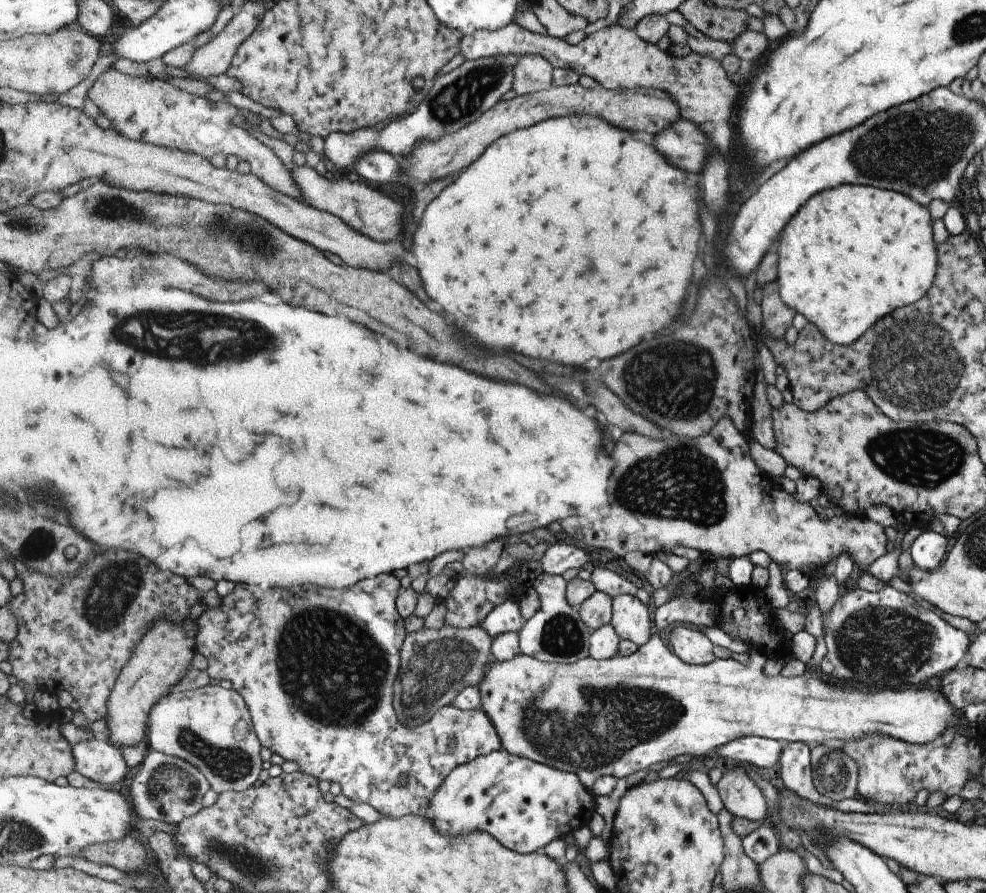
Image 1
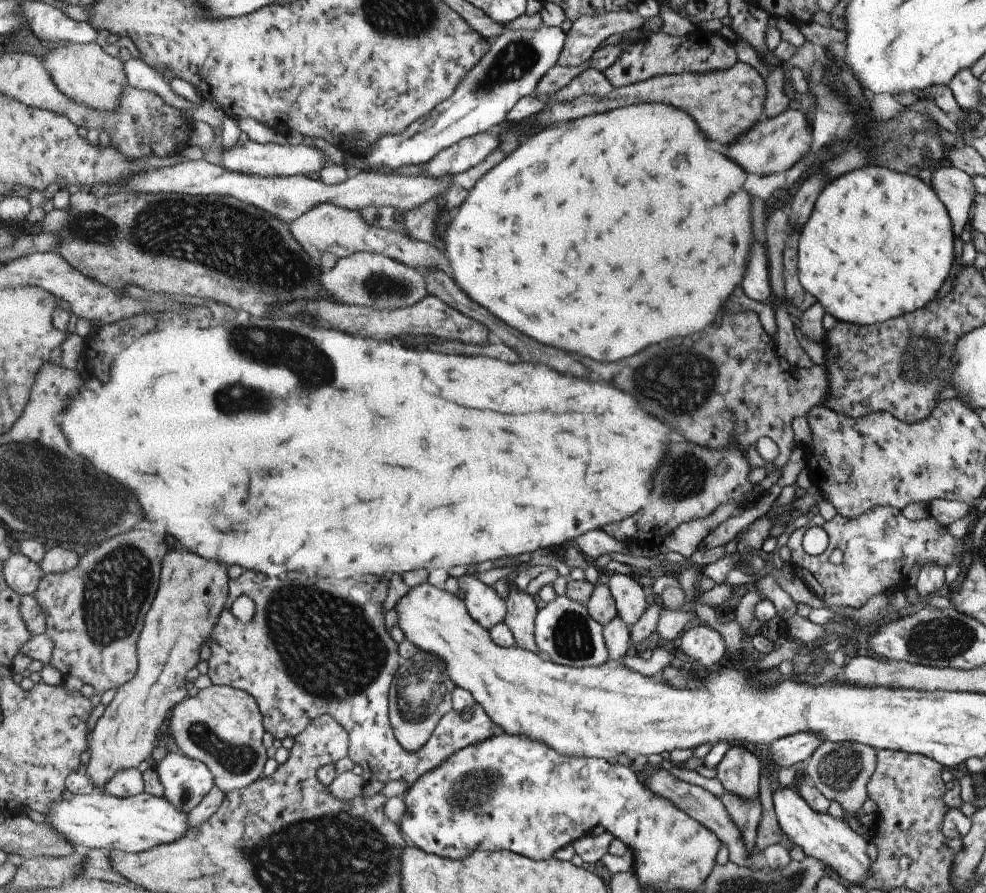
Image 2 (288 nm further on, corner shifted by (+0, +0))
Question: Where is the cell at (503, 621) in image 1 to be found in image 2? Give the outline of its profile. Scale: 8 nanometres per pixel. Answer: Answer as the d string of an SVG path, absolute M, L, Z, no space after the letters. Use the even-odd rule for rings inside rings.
M467 574L457 580L459 590L465 592L465 604L469 606L471 616L485 626L489 632L497 626L501 626L507 620L509 604L499 596L499 592L493 586L483 584L475 576Z

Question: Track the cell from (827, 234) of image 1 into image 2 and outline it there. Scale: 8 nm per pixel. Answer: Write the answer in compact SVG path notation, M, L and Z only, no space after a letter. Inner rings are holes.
M885 166L857 168L831 180L815 200L813 212L799 238L797 278L837 322L875 326L921 310L935 298L959 254L955 230L935 190L917 176L901 174Z

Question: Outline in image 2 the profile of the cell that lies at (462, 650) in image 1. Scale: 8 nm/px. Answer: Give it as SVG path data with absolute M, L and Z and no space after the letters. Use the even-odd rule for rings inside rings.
M419 650L413 658L401 664L401 670L397 672L397 680L393 682L391 692L391 720L397 738L407 748L407 752L419 752L429 744L441 720L455 708L453 704L455 690L457 684L449 676L449 668L441 656Z

